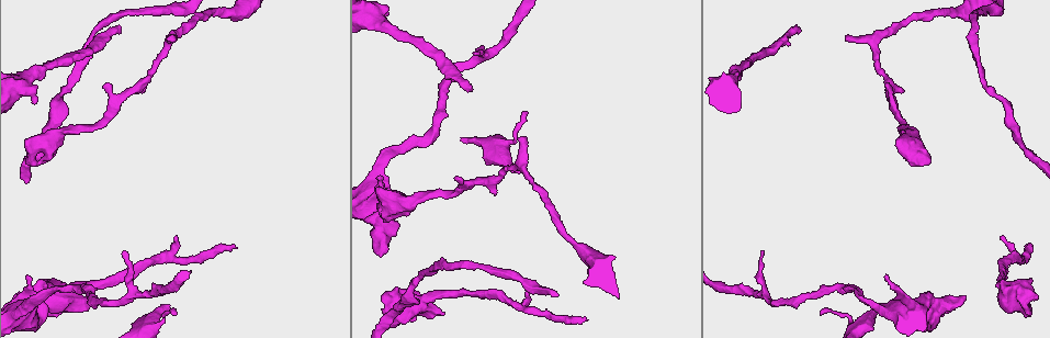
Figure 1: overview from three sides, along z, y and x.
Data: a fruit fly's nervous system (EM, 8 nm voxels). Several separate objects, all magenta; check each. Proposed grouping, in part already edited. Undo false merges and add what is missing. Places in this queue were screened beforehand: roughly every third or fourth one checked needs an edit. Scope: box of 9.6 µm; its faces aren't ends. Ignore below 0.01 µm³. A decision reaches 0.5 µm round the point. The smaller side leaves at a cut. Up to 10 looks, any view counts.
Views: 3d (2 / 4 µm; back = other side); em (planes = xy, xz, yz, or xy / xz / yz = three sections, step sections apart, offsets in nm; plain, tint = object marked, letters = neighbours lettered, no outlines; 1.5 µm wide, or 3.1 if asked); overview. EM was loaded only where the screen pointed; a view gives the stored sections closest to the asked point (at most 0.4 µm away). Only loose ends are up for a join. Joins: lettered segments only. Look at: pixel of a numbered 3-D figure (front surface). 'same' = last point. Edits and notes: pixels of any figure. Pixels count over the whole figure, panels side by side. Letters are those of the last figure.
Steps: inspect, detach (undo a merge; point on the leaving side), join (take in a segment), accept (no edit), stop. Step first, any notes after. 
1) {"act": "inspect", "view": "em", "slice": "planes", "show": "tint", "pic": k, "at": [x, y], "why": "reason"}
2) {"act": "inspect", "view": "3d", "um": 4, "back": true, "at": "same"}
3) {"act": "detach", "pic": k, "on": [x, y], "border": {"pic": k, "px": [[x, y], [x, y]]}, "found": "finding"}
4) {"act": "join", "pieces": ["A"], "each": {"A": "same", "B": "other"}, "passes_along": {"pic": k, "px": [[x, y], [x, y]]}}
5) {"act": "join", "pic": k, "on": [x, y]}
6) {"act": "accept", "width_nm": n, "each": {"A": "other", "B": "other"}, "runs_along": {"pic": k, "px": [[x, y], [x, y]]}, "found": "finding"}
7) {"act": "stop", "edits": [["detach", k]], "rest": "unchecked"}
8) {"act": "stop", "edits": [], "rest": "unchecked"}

{"act": "inspect", "view": "em", "um": 3.1, "slice": "planes", "show": "letters", "pic": 1, "at": [795, 26], "why": "branch stops here"}

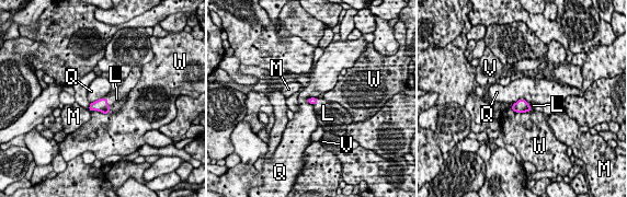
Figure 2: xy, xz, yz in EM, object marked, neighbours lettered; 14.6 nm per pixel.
{"act": "join", "pieces": ["L"], "each": {"L": "same", "M": "other", "Q": "other", "V": "other", "W": "other"}, "passes_along": {"pic": 2, "px": [[101, 105], [106, 101], [116, 99]]}, "found": "the neuron continues"}

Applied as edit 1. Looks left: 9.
{"act": "inspect", "view": "overview", "why": "see it whole again"}

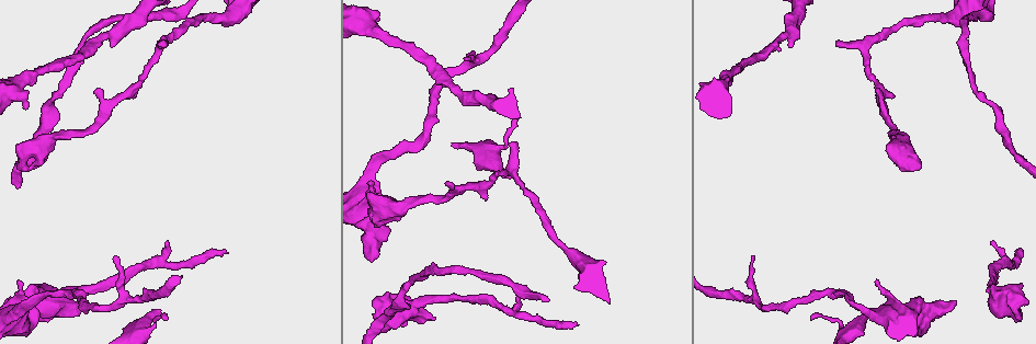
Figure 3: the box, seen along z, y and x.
{"act": "inspect", "view": "3d", "um": 2, "pic": 3, "at": [375, 209], "why": "abrupt turn"}

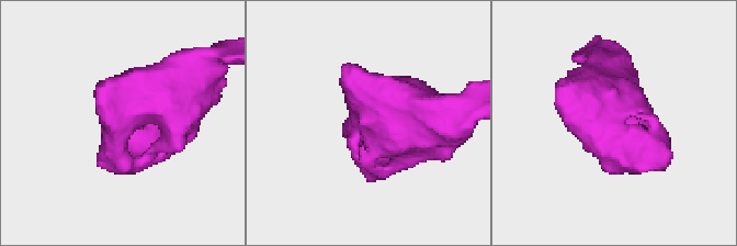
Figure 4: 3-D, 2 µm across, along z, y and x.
{"act": "inspect", "view": "em", "slice": "xz", "step": 8, "show": "tint", "pic": 4, "at": [609, 143], "why": "need the tissue"}

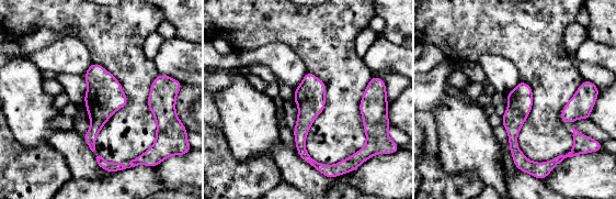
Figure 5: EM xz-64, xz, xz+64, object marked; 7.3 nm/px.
{"act": "inspect", "view": "em", "slice": "planes", "show": "letters", "at": "same"}

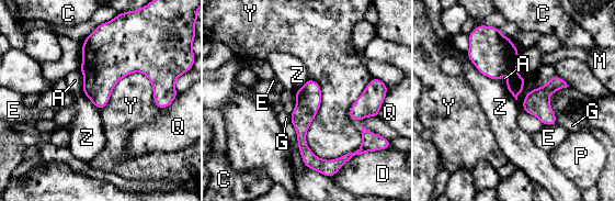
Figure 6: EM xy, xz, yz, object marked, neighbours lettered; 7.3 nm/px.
{"act": "accept", "each": {"A": "other", "C": "other", "D": "other", "E": "other", "G": "other", "M": "other", "P": "other", "Q": "other", "Y": "other", "Z": "other"}, "border": {"pic": 6, "px": [[308, 77], [307, 146], [355, 152]]}, "found": "all the same neuron"}

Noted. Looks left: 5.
{"act": "inspect", "view": "3d", "um": 2, "pic": 3, "at": [369, 183], "why": "thin end"}

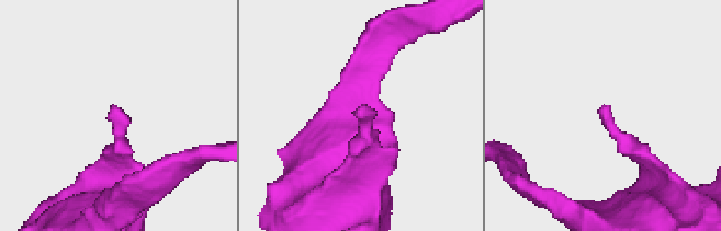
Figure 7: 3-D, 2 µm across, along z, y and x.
{"act": "inspect", "view": "em", "slice": "yz", "step": 4, "show": "letters", "pic": 7, "at": [113, 104], "why": "need the tissue"}

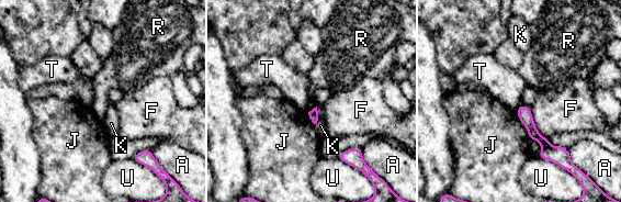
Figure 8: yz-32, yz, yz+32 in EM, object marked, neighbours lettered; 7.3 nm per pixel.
{"act": "accept", "each": {"A": "other", "F": "other", "J": "other", "K": "other", "R": "other", "T": "other", "U": "other"}, "runs_along": {"pic": 8, "px": [[521, 108], [531, 130], [564, 154]]}, "found": "no lettered segment goes on from it"}

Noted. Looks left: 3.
{"act": "inspect", "view": "em", "slice": "planes", "show": "letters", "pic": 3, "at": [225, 249], "why": "free end"}

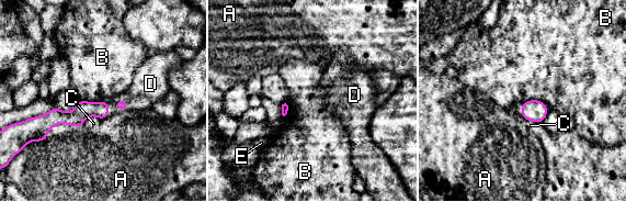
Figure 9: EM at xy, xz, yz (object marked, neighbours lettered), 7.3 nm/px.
{"act": "join", "pieces": ["D"], "each": {"A": "other", "B": "other", "C": "other", "D": "same", "E": "other"}, "passes_along": {"pic": 9, "px": [[122, 104], [126, 102], [150, 83]]}, "found": "it goes on there"}

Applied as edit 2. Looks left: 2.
{"act": "stop", "edits": [["join", 2], ["join", 9]], "rest": "unchecked"}

